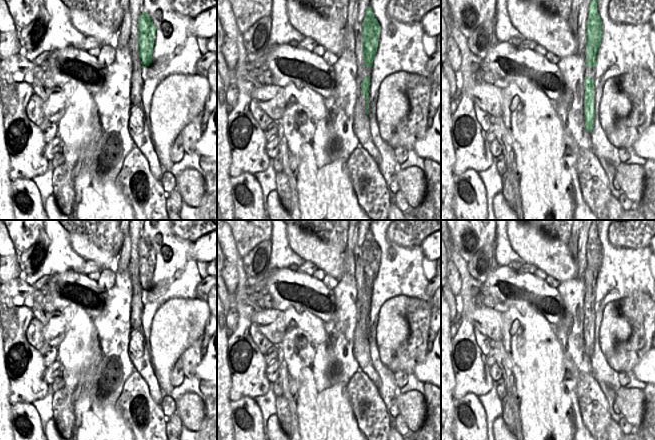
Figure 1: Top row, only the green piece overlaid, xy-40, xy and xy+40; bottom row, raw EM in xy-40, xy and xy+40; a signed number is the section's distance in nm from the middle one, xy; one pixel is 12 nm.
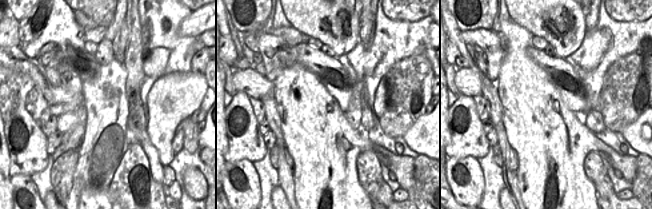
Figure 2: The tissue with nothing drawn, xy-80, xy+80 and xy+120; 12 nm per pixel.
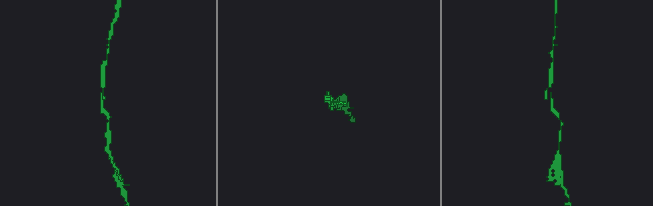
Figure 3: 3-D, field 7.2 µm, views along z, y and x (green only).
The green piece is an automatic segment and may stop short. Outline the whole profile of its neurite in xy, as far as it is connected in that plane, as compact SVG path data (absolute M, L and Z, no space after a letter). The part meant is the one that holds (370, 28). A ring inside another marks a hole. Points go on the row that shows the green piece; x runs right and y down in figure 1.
M368 6L365 10L362 22L362 55L365 67L372 67L374 56L378 48L378 36L380 26L375 18L372 8Z

